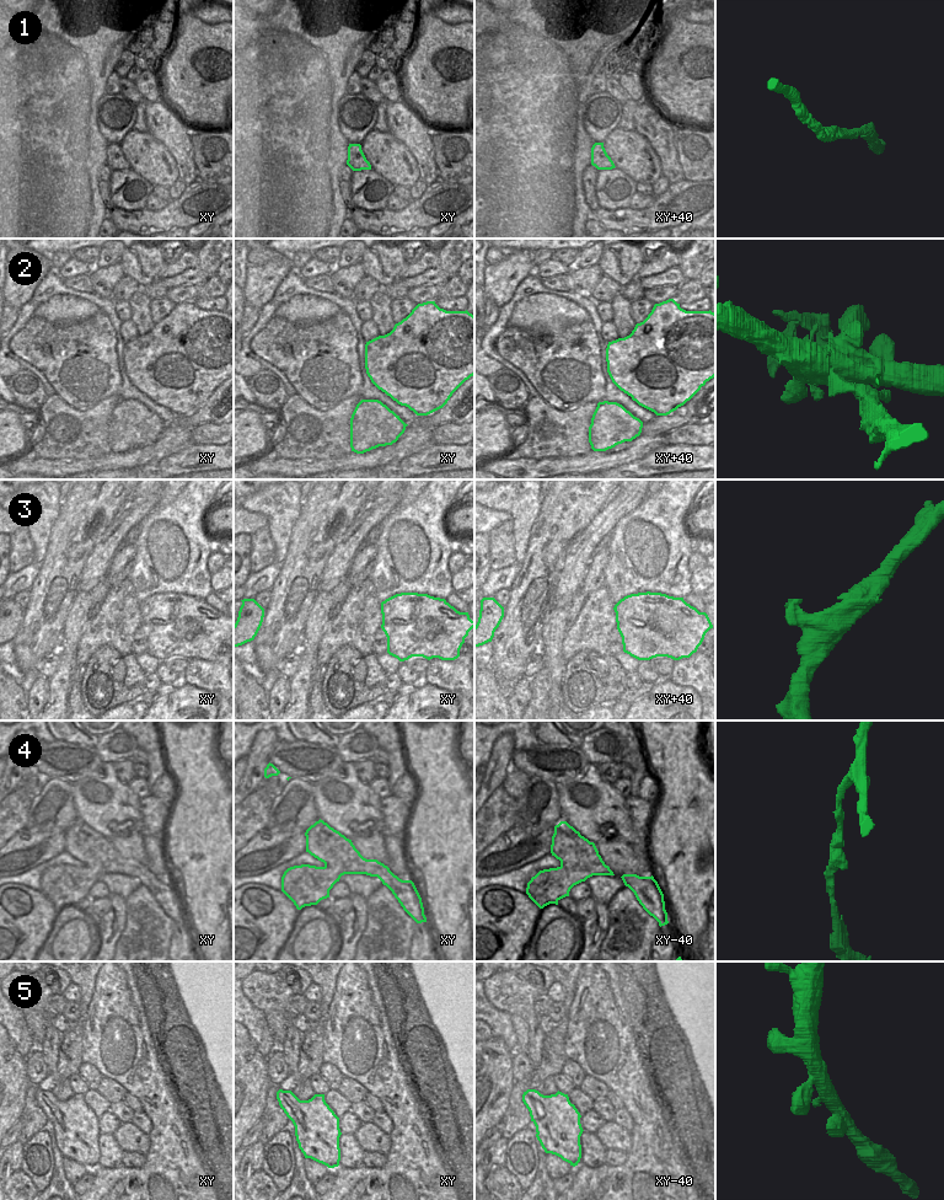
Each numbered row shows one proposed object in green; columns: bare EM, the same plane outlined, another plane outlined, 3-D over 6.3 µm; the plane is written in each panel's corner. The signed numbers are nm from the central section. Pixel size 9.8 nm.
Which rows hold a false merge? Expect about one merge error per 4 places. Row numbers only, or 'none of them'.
2

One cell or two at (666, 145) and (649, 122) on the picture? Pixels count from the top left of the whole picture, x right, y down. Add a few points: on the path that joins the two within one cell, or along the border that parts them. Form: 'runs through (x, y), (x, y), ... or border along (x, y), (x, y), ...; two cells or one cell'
runs through (661, 139), (660, 133), (655, 128); one cell

